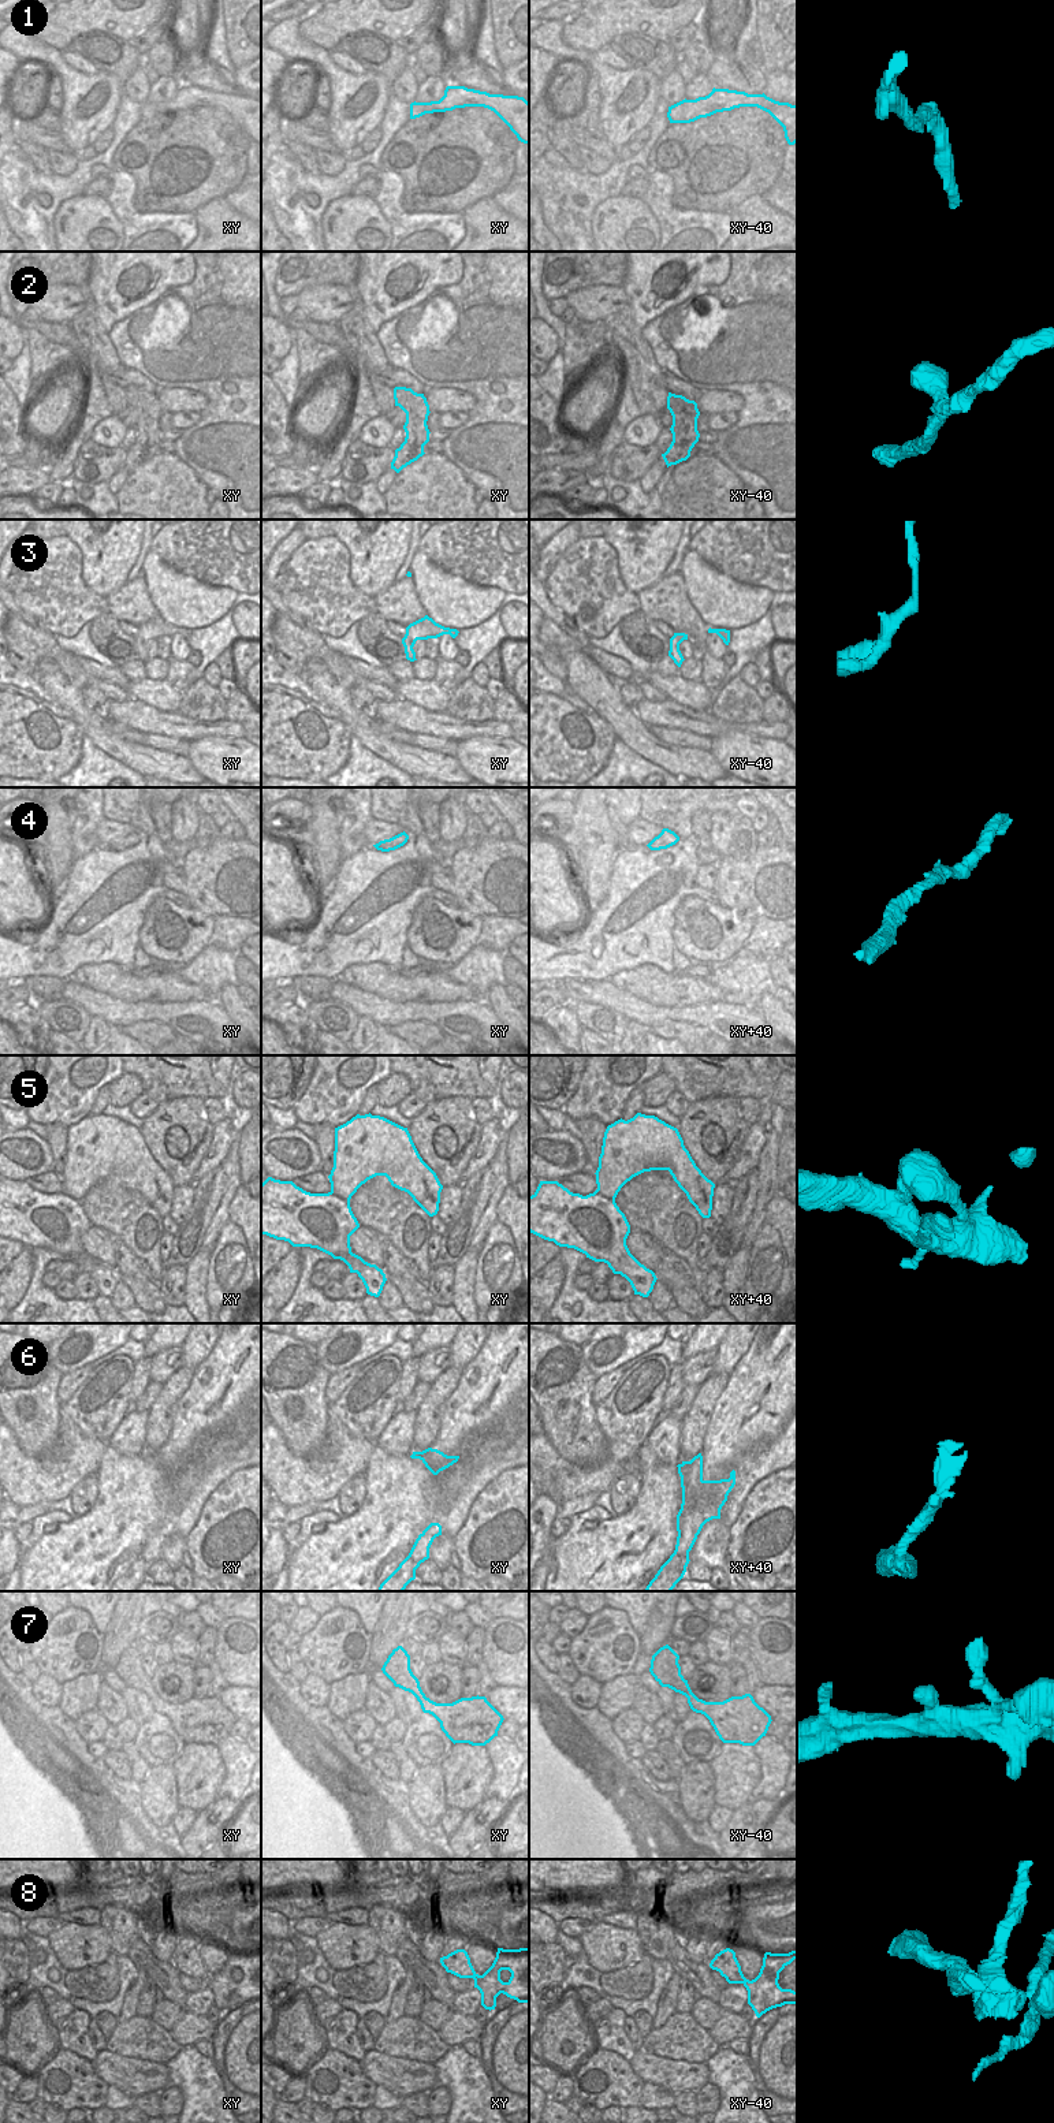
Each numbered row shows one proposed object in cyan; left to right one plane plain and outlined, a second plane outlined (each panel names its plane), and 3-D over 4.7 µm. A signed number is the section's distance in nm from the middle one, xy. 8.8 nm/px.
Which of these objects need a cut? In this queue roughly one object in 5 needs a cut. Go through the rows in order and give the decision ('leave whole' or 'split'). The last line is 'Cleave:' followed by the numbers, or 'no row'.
1: leave whole
2: leave whole
3: leave whole
4: leave whole
5: leave whole
6: split
7: leave whole
8: leave whole
Cleave: 6

